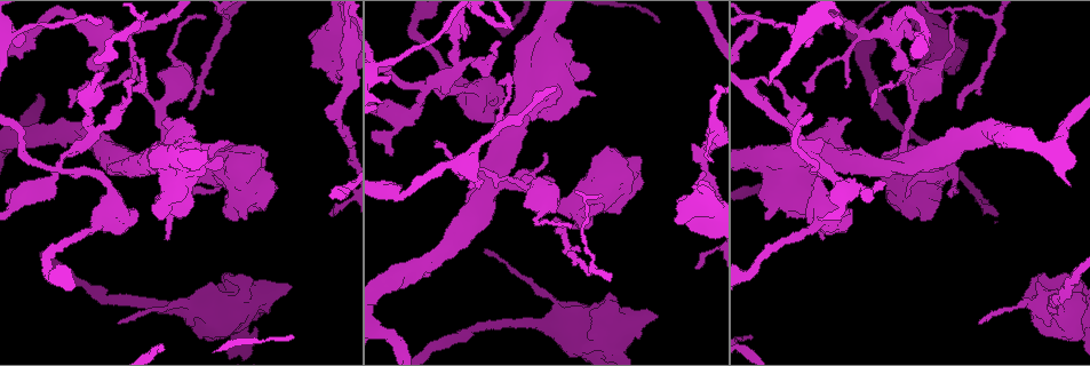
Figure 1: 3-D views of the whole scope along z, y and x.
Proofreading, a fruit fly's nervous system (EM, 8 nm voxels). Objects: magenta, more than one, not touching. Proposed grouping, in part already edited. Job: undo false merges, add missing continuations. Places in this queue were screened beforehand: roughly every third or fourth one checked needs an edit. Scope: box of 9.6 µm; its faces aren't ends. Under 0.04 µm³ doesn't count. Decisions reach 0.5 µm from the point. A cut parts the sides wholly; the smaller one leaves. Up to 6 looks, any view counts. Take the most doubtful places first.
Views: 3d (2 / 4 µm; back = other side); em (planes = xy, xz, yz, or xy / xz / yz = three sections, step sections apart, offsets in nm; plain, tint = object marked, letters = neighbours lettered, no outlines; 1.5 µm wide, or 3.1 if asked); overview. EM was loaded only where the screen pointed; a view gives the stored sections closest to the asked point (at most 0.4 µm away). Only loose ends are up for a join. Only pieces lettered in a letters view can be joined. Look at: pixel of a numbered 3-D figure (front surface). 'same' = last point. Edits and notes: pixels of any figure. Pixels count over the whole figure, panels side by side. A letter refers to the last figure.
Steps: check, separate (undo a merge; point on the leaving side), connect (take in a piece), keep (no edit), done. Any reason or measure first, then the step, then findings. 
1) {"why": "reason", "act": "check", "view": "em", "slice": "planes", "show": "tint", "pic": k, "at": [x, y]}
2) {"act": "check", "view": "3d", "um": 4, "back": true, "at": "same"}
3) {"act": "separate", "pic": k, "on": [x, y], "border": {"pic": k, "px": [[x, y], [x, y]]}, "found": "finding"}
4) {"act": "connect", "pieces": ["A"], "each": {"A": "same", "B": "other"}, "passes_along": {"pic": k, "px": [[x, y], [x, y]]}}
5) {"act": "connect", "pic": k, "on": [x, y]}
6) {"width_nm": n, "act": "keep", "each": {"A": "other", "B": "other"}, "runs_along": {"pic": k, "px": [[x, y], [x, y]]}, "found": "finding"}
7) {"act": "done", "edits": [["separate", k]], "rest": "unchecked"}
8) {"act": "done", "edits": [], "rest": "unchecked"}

{"why": "looks like a crossing", "act": "check", "view": "3d", "um": 2, "pic": 1, "at": [424, 84]}

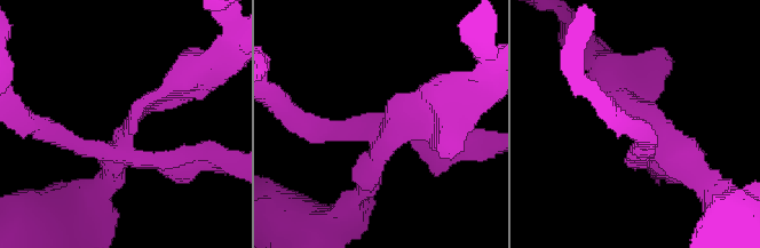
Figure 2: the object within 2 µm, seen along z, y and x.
{"why": "shape alone is not enough", "act": "check", "view": "em", "slice": "planes", "show": "letters", "pic": 2, "at": [640, 154]}

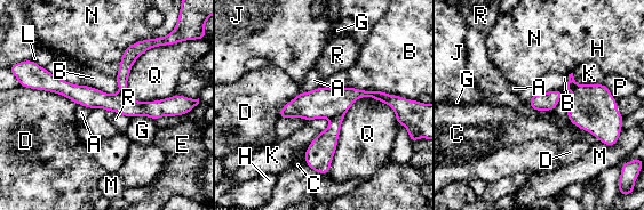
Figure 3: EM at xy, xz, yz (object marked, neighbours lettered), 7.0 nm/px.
{"act": "separate", "pic": 3, "on": [324, 145], "each": {"A": "other", "B": "other", "C": "other", "D": "other", "E": "other", "G": "other", "H": "other", "J": "other", "K": "other", "L": "other", "M": "other", "N": "other", "P": "other", "Q": "other", "R": "other"}, "border": {"pic": 3, "px": [[343, 113], [338, 113], [330, 119]]}, "found": "a second cell is stuck on"}

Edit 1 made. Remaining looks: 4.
{"why": "redraw", "act": "check", "view": "overview"}

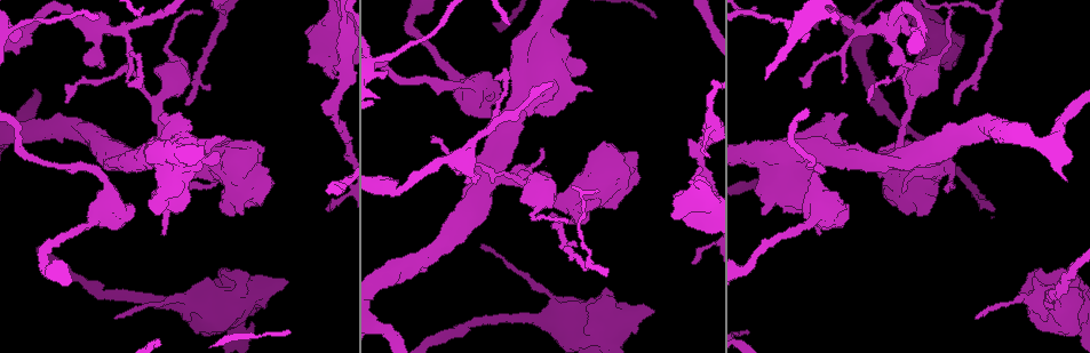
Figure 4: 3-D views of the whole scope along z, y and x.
{"why": "branch stops here", "act": "check", "view": "3d", "um": 4, "pic": 4, "at": [100, 67]}

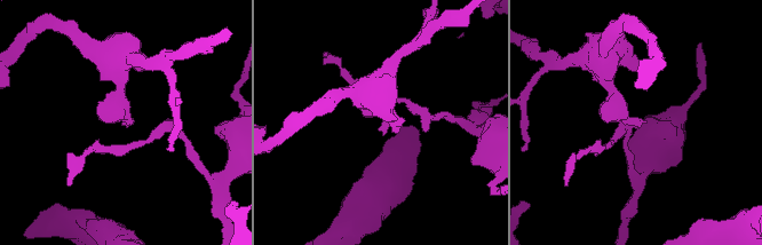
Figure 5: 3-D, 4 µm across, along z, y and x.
{"why": "need the tissue", "act": "check", "view": "em", "slice": "planes", "show": "letters", "pic": 5, "at": [644, 123]}

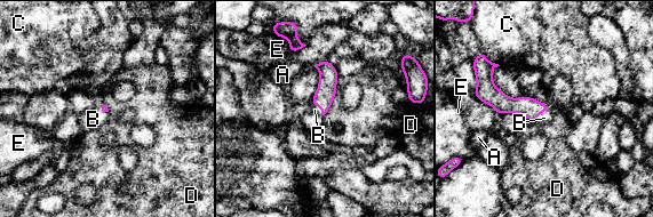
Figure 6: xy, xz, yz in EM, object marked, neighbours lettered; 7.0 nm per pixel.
{"act": "connect", "pieces": ["B"], "each": {"A": "other", "B": "same", "C": "other", "D": "other", "E": "other"}, "passes_along": {"pic": 6, "px": [[530, 107], [541, 112], [544, 118]]}, "found": "the cell continues"}

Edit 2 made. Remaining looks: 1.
{"why": "end of a long branch", "act": "check", "view": "em", "slice": "planes", "show": "letters", "pic": 4, "at": [67, 102]}

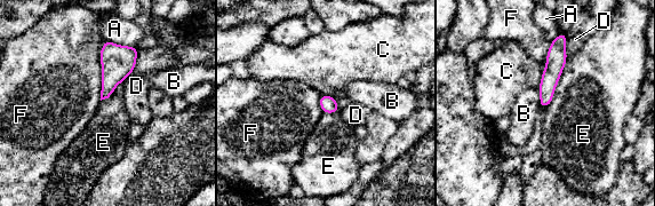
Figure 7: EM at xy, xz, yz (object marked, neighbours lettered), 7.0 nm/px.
{"act": "keep", "each": {"A": "other", "B": "other", "C": "other", "D": "other", "E": "other", "F": "other"}, "runs_along": {"pic": 7, "px": [[562, 36], [546, 87], [544, 104]]}, "found": "no lettered piece goes on from it"}

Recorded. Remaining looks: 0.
{"act": "done", "edits": [["separate", 3], ["connect", 6]], "rest": "unchecked"}

